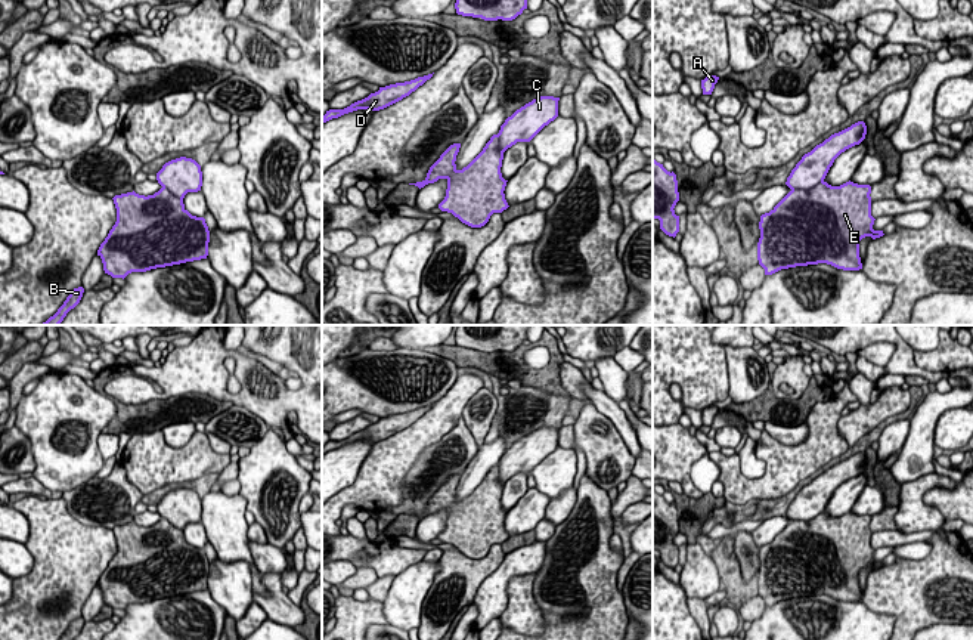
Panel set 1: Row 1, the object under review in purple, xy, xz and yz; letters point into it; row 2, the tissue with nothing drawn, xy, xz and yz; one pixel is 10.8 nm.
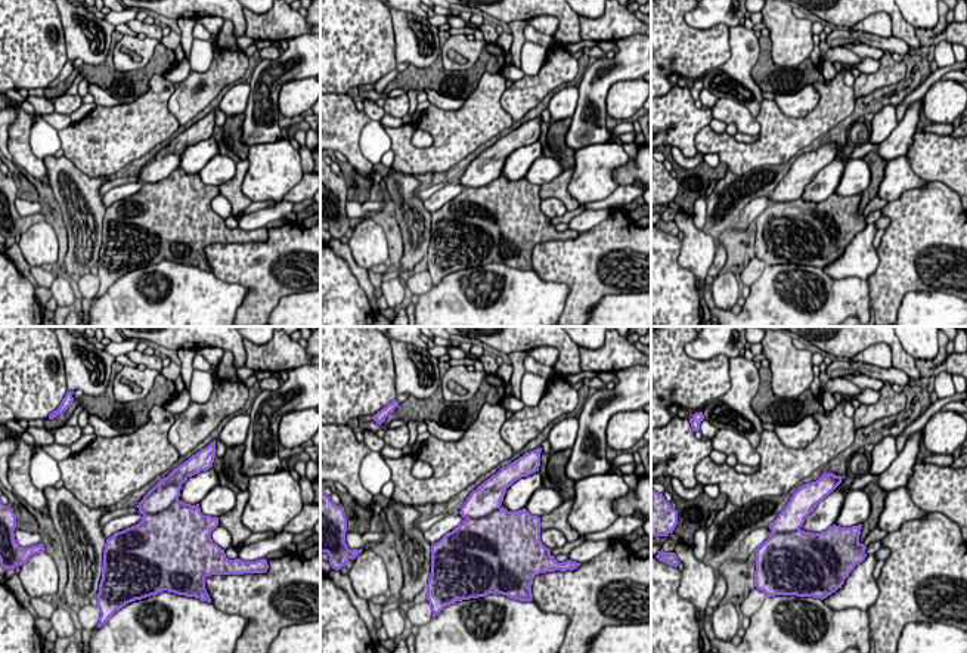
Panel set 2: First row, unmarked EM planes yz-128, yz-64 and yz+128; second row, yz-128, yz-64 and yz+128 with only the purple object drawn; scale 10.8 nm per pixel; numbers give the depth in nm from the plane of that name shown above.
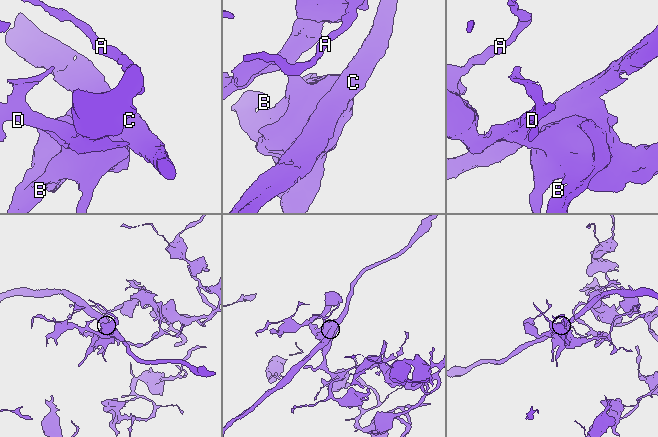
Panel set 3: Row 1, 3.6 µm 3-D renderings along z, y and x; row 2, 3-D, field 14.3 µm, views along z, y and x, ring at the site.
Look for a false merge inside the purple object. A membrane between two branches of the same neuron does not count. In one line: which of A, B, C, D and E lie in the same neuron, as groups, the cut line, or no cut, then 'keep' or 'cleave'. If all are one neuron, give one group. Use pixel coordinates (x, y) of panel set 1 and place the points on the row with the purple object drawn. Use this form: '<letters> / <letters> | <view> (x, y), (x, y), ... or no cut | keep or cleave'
A B C D E | no cut | keep

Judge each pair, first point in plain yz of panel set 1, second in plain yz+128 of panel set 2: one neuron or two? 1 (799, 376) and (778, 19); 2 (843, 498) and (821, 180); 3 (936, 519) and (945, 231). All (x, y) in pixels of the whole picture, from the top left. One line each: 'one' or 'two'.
1: one
2: one
3: two

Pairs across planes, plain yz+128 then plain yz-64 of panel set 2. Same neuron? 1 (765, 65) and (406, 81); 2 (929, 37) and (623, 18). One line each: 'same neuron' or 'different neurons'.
1: same neuron
2: same neuron

